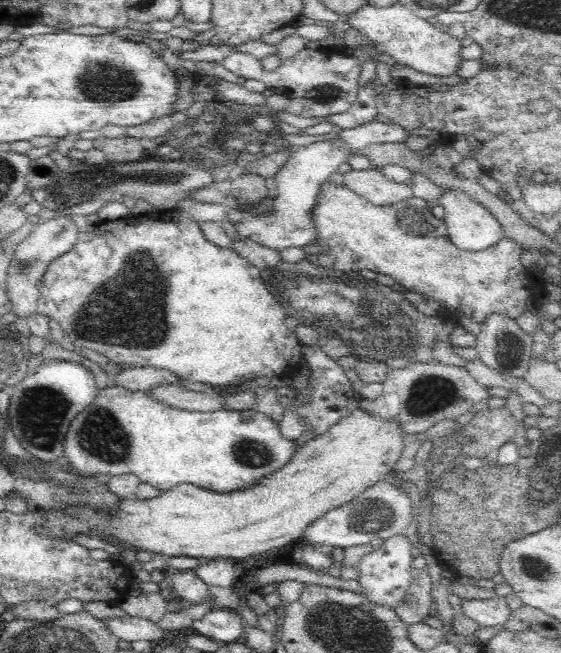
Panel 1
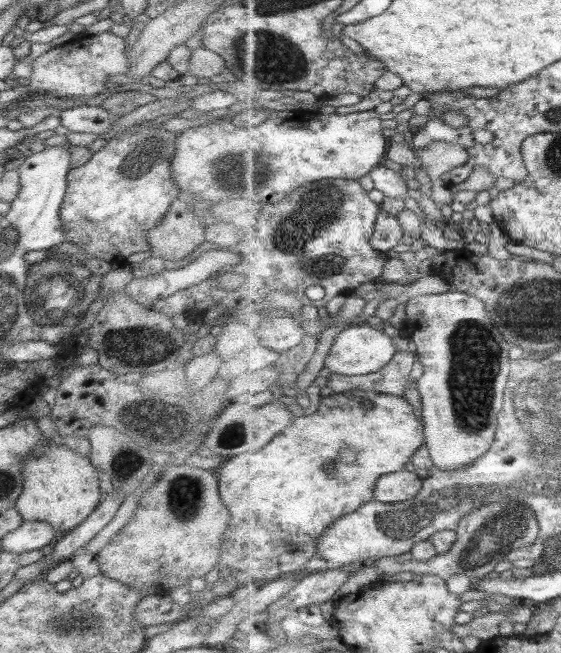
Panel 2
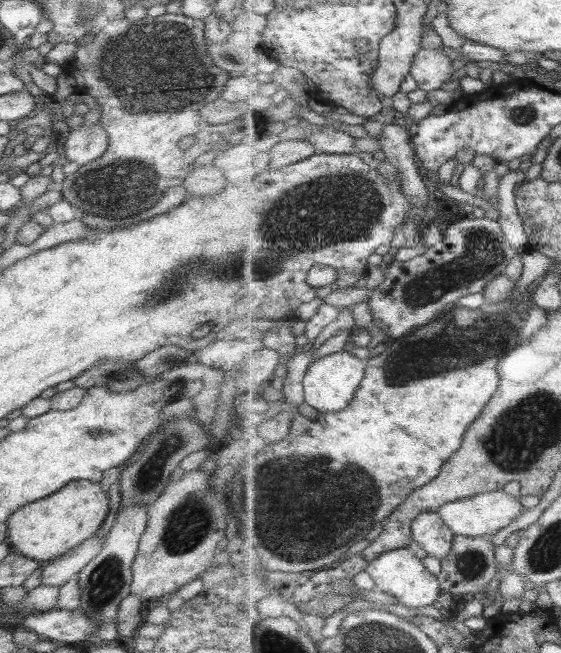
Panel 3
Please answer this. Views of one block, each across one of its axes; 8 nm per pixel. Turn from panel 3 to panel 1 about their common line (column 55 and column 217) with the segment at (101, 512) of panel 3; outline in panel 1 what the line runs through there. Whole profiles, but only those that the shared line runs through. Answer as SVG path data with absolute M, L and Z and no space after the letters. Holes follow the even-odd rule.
M361 408L350 416L341 418L330 430L315 436L302 445L293 457L273 473L261 476L246 490L234 492L215 492L192 483L180 483L171 490L164 491L157 498L124 499L117 512L108 517L94 509L43 510L45 522L37 529L39 534L51 538L75 538L76 534L89 535L100 540L111 541L116 538L138 549L144 549L156 555L189 556L197 559L228 558L238 560L251 555L261 555L272 548L284 547L295 539L302 538L308 526L311 526L323 514L343 506L360 495L369 486L389 479L403 451L401 428L395 420L382 420Z

